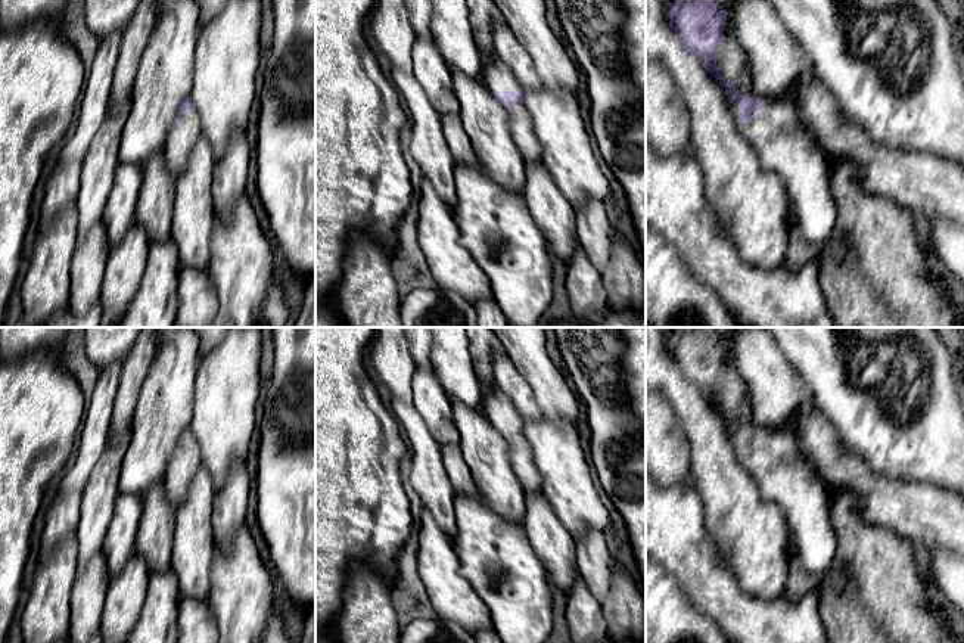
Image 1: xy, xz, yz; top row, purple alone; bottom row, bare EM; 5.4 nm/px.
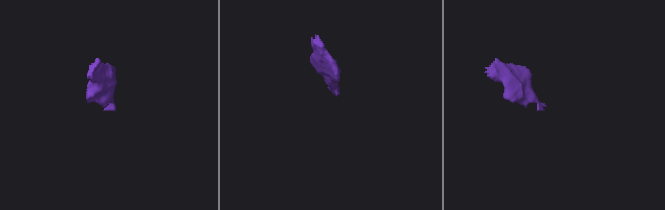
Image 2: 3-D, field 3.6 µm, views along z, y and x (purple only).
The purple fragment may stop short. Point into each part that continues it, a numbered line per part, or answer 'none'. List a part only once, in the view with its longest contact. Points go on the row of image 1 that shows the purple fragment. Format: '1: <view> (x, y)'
1: yz (783, 145)

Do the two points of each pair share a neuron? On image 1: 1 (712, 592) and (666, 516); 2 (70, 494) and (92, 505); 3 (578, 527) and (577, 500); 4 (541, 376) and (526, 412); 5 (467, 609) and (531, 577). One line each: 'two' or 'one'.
1: one
2: two
3: one
4: two
5: two

